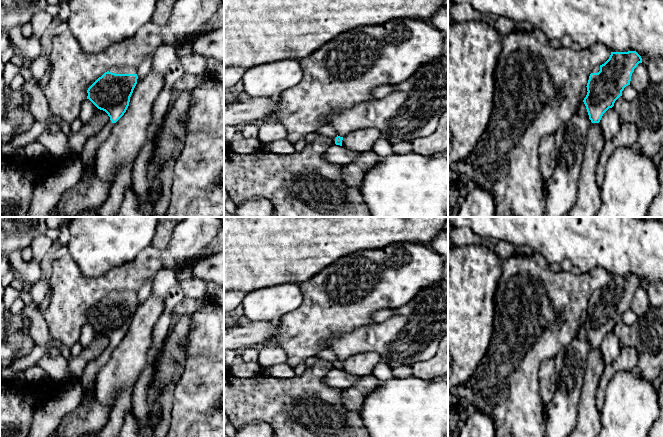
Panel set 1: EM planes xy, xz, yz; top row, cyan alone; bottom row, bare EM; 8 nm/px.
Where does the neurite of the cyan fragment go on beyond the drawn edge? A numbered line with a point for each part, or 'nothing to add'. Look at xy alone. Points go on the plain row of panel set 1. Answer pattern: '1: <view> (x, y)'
1: xy (123, 293)
2: xy (88, 377)

